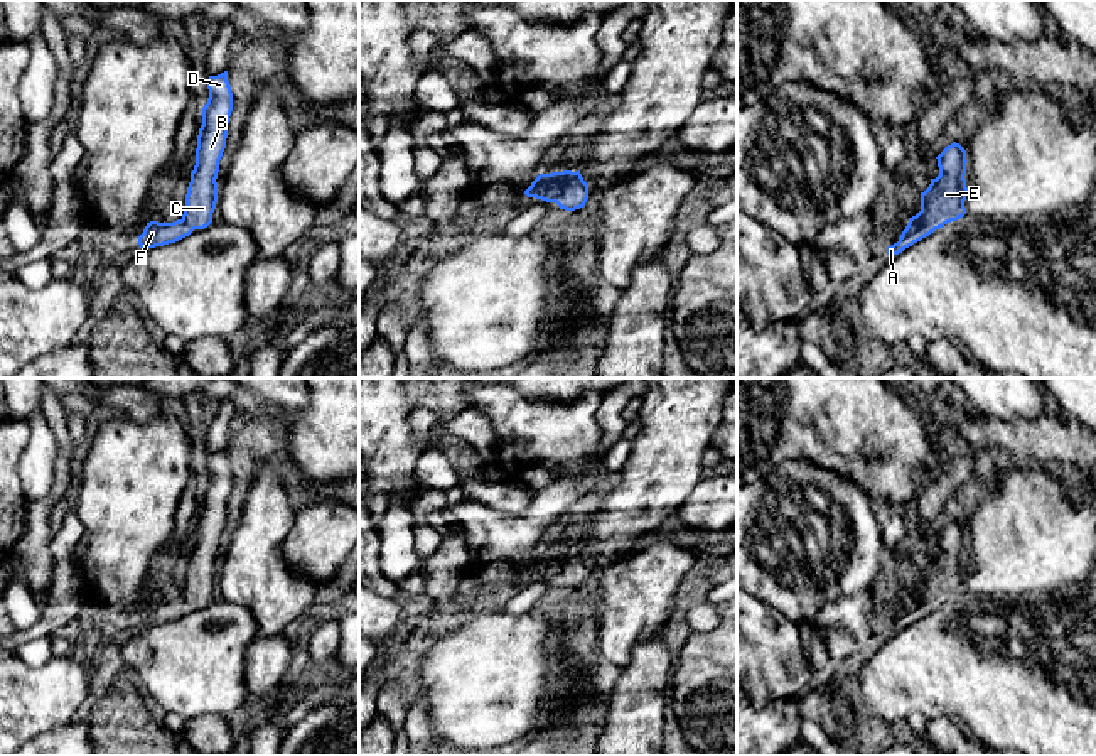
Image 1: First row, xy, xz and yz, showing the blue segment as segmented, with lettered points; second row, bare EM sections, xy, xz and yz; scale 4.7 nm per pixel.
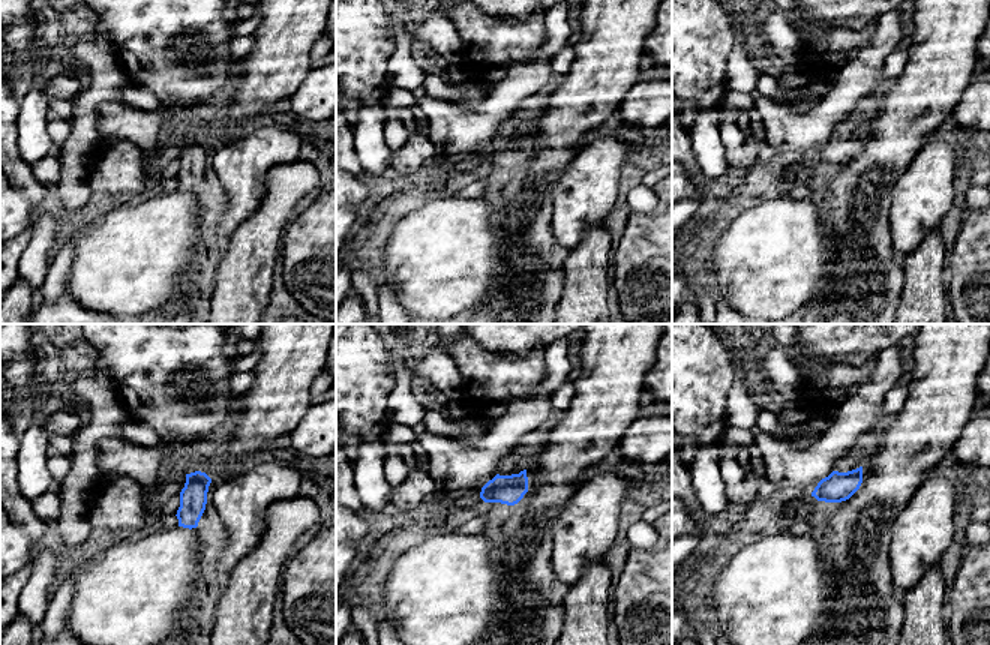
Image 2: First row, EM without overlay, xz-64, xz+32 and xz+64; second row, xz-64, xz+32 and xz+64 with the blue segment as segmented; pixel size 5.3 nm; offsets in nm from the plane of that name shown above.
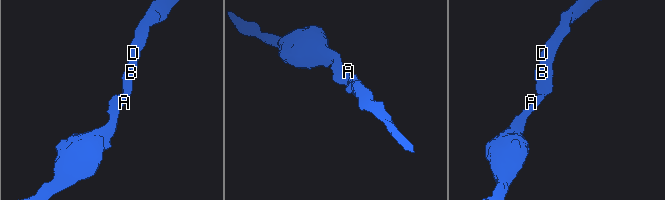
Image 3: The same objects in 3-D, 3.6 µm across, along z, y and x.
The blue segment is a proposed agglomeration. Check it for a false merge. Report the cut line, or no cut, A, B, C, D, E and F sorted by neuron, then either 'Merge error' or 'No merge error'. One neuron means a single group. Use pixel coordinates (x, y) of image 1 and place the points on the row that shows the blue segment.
No split. Groups: A B C D E F. No merge error

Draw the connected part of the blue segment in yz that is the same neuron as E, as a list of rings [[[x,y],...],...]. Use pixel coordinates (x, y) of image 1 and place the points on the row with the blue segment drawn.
[[[953,142],[936,159],[939,176],[931,179],[929,187],[921,192],[921,211],[909,218],[899,241],[887,246],[889,256],[902,253],[936,230],[966,214],[966,150]]]

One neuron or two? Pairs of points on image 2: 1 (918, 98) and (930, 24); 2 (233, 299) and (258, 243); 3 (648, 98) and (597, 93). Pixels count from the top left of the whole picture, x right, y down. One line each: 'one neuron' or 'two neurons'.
1: one neuron
2: one neuron
3: two neurons

